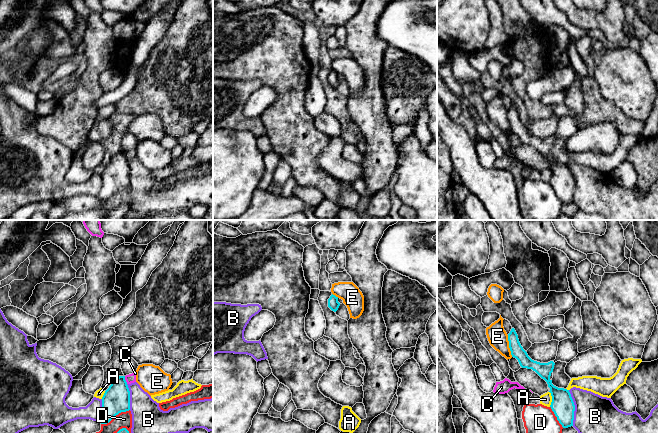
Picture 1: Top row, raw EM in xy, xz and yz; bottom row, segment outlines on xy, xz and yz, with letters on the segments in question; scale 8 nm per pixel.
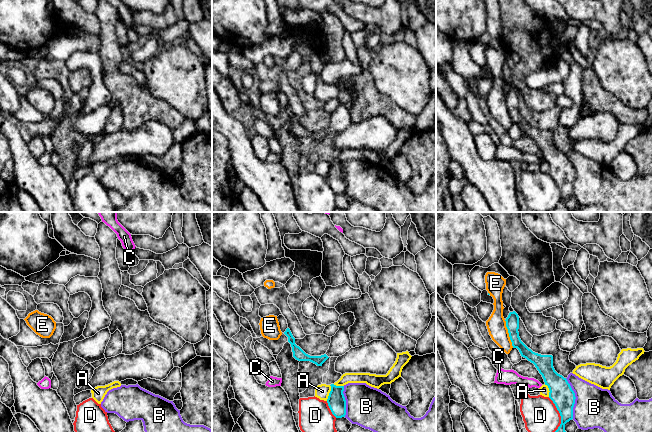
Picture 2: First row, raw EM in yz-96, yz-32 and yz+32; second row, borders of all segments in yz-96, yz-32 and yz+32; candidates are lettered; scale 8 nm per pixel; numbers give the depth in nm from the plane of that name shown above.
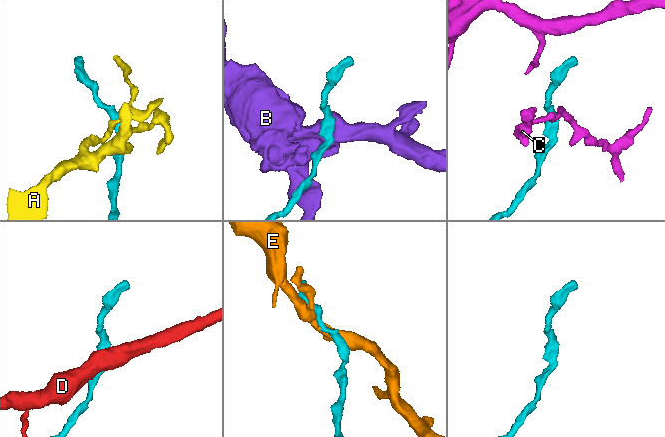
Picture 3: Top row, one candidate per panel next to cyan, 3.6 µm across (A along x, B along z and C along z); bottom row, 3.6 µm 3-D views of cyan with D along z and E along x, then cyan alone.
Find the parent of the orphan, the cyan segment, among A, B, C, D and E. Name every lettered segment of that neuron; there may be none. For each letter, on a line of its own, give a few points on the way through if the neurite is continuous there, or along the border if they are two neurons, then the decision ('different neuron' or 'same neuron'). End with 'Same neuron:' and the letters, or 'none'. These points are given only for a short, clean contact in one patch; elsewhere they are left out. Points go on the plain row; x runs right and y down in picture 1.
A: border yz (549, 167), (551, 172), (550, 182); different neuron
B: border yz (568, 166), (574, 181), (573, 201); different neuron
C: border xy (124, 152), (127, 159); different neuron
D: different neuron
E: different neuron
Same neuron: none

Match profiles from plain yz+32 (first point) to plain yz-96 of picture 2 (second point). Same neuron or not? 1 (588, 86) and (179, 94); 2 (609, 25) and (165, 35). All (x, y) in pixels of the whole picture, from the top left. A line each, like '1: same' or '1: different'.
1: different
2: different

